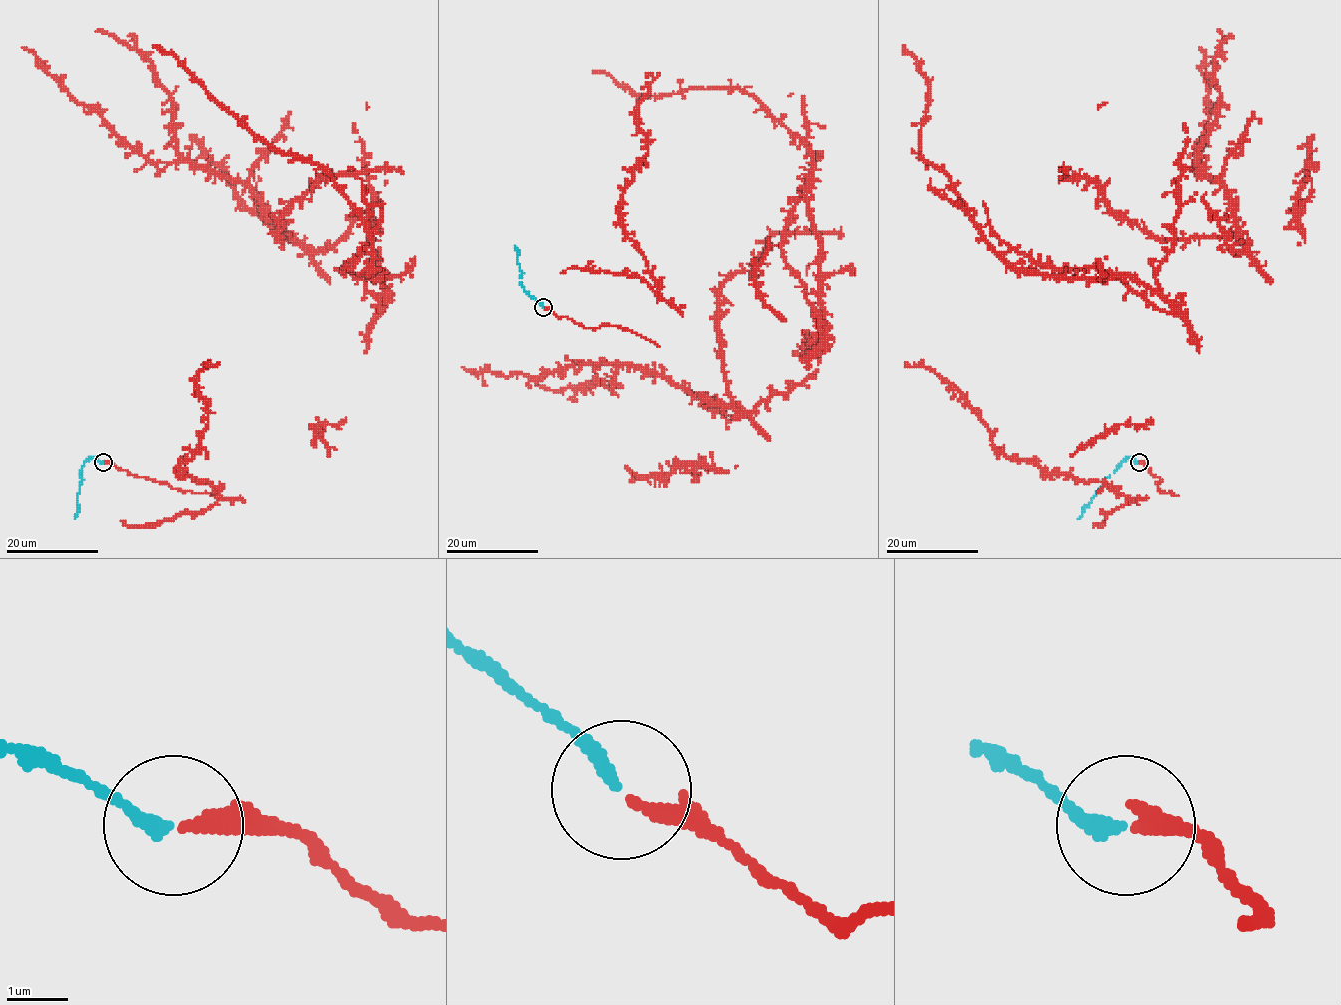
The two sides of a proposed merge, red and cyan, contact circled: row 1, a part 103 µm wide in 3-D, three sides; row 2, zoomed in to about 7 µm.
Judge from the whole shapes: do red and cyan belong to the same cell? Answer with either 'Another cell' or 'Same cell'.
Same cell

